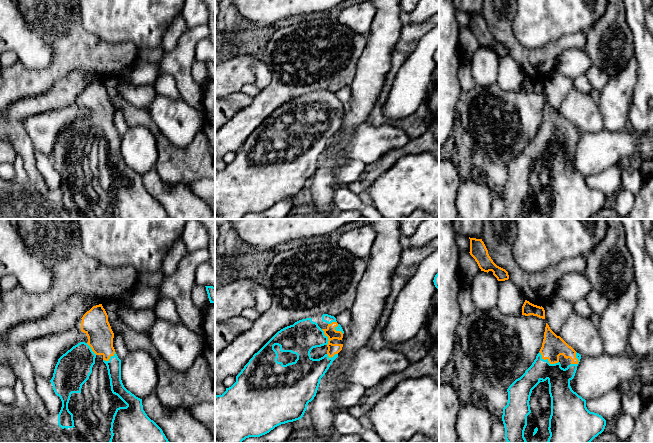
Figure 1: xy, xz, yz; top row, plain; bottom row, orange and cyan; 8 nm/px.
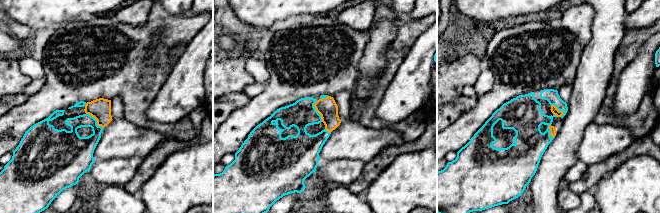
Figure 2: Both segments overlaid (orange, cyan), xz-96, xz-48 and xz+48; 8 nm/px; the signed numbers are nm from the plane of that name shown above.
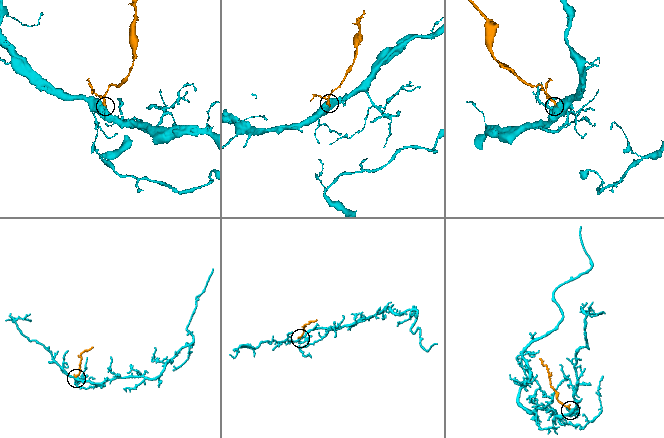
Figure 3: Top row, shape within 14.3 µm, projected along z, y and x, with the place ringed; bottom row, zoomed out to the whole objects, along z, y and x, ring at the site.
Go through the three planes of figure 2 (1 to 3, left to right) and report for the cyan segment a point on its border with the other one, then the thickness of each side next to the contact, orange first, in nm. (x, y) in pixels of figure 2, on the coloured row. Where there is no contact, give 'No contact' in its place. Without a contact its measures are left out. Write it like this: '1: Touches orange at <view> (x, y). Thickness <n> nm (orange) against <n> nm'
1: Touches orange at xz-96 (96, 119). Thickness 170 nm (orange) against 180 nm
2: Touches orange at xz-48 (316, 110). Thickness 160 nm (orange) against 220 nm
3: Touches orange at xz+48 (557, 109). Thickness 60 nm (orange) against 110 nm

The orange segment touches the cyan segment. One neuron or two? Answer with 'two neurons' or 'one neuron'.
one neuron

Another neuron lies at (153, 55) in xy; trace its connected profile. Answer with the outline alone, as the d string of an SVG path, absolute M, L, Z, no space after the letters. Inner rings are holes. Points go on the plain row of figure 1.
M162 47L153 49L137 48L137 51L137 60L153 63L159 62L165 53Z

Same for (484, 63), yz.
M480 47L469 60L476 86L485 88L496 84L499 59L494 51Z

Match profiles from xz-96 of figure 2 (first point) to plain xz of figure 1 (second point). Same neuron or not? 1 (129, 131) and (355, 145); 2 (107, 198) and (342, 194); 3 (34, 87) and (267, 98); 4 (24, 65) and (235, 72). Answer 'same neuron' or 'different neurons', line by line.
1: same neuron
2: same neuron
3: different neurons
4: different neurons

